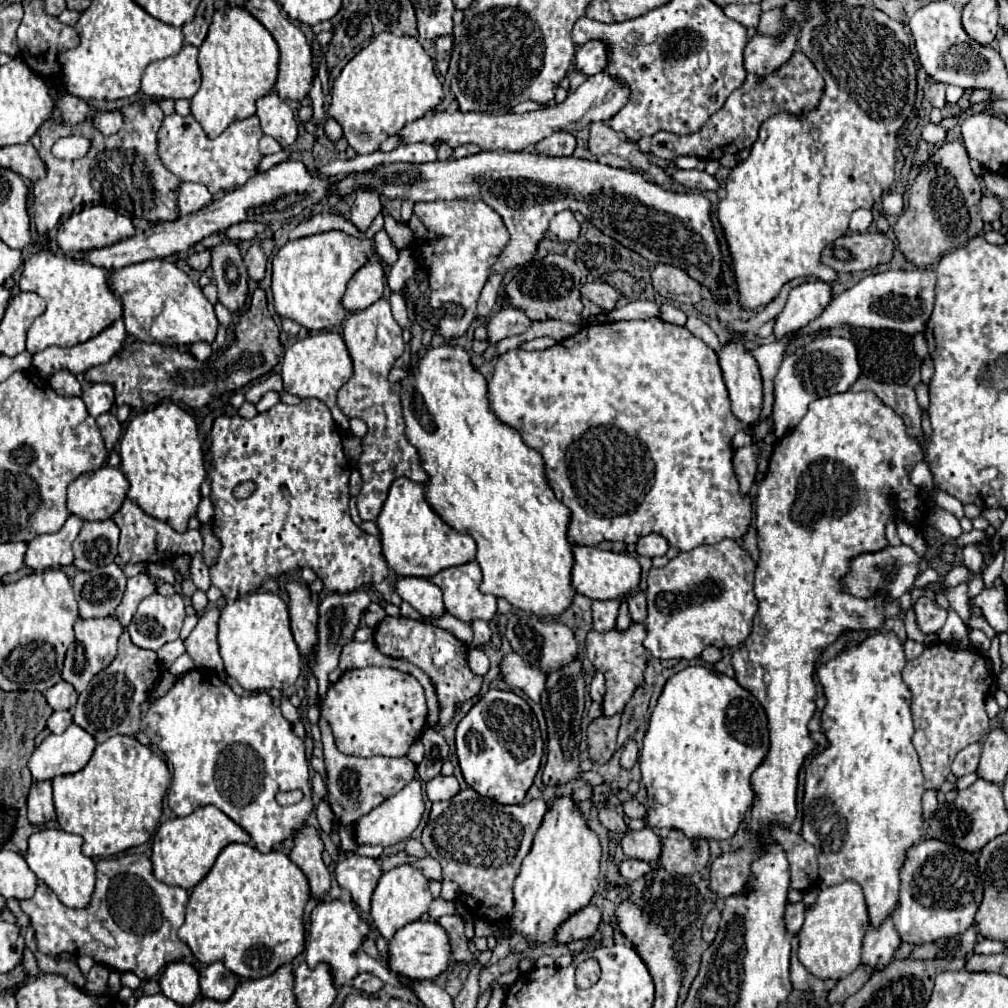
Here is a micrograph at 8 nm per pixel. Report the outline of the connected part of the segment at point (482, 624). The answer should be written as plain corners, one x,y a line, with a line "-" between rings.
473,621
471,623
471,629
473,629
473,643
479,647
481,643
487,643
489,637
491,637
491,629
487,625
487,621

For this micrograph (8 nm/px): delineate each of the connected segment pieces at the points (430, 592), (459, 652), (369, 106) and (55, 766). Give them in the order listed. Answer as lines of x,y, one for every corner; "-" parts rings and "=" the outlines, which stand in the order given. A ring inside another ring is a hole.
403,577
397,581
397,593
401,595
403,601
415,607
423,617
439,619
445,615
441,589
433,585
429,579
=
385,617
375,631
375,643
381,653
395,659
405,659
417,667
421,667
429,677
439,697
439,725
447,725
453,717
455,705
465,703
481,691
481,677
473,675
467,665
467,647
449,631
439,629
435,625
425,625
407,617
=
393,33
377,35
367,47
363,47
341,71
331,89
331,107
329,115
343,127
343,135
347,143
357,153
373,153
377,147
399,131
403,125
421,119
425,113
433,111
443,99
443,87
433,71
433,61
421,43
415,37
397,37
=
75,723
61,735
49,735
31,755
27,767
35,783
81,771
93,755
95,739

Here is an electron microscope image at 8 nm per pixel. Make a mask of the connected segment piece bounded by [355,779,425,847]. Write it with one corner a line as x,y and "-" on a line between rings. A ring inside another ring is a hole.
413,779
397,795
385,799
377,809
373,809
369,815
365,815
365,817
361,817
357,821
357,825
355,825
355,839
357,839
357,843
391,847
391,845
409,838
409,835
415,831
415,827
421,823
423,811
425,811
425,805
423,805
421,781

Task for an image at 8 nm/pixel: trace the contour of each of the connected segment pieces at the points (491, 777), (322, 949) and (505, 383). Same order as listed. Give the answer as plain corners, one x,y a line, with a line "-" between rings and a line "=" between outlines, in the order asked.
489,689
457,725
457,757
467,785
481,797
501,805
523,803
543,757
541,731
527,701
511,691
=
319,901
317,907
311,913
311,937
309,945
305,949
305,961
309,967
317,967
319,963
329,963
329,971
333,971
333,985
339,989
359,973
373,973
377,975
383,983
389,983
393,987
407,987
399,977
395,977
383,961
377,961
369,957
367,953
361,951
363,939
369,935
371,925
367,919
361,917
359,909
353,903
343,903
343,901
=
663,319
647,321
617,321
617,323
587,323
583,333
569,337
545,351
521,351
513,349
499,355
493,377
489,381
489,401
493,413
507,425
515,427
523,441
539,451
545,461
545,477
555,497
571,509
571,521
567,527
567,539
571,545
597,545
603,539
637,543
643,535
659,533
671,547
679,551
691,551
699,545
713,545
721,539
737,539
747,533
751,523
751,497
739,493
739,483
731,465
731,439
743,425
731,415
729,395
721,377
721,367
715,351
709,349
701,339
689,333
685,327
665,323

